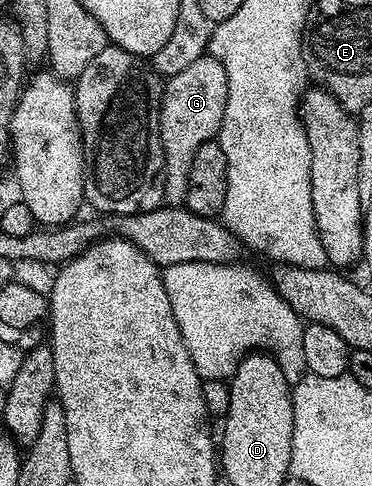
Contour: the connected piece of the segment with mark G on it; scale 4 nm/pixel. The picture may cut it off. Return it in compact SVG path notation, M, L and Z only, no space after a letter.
M206 56L195 60L183 72L172 75L165 82L165 95L161 97L161 147L165 153L163 171L163 198L168 205L184 207L191 160L199 144L214 141L221 133L223 112L227 108L227 72L217 58Z

